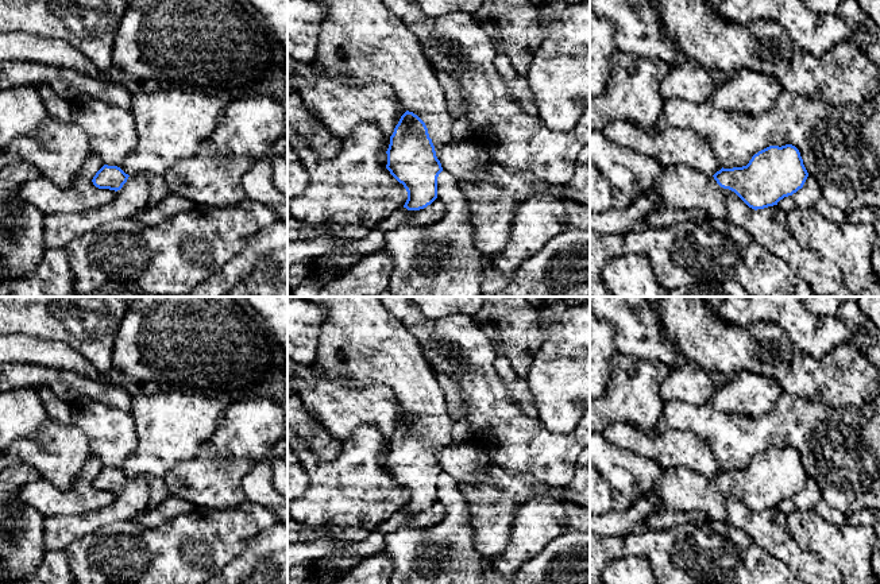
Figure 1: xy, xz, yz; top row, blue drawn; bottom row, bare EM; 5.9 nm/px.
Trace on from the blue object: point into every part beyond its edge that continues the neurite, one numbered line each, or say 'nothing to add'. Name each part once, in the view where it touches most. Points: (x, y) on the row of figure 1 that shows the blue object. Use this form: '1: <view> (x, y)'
1: xz (361, 42)

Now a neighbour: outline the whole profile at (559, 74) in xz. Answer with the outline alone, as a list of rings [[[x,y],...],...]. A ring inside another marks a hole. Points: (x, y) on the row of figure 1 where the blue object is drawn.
[[[590,0],[540,7],[539,20],[544,40],[526,78],[545,125],[568,132],[590,107]]]

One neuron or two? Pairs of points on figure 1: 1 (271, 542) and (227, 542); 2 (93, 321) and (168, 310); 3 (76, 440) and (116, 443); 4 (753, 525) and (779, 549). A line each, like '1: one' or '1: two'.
1: two
2: two
3: two
4: one

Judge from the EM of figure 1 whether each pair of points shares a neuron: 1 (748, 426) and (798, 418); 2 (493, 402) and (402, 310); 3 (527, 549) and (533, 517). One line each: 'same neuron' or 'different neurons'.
1: same neuron
2: same neuron
3: same neuron

